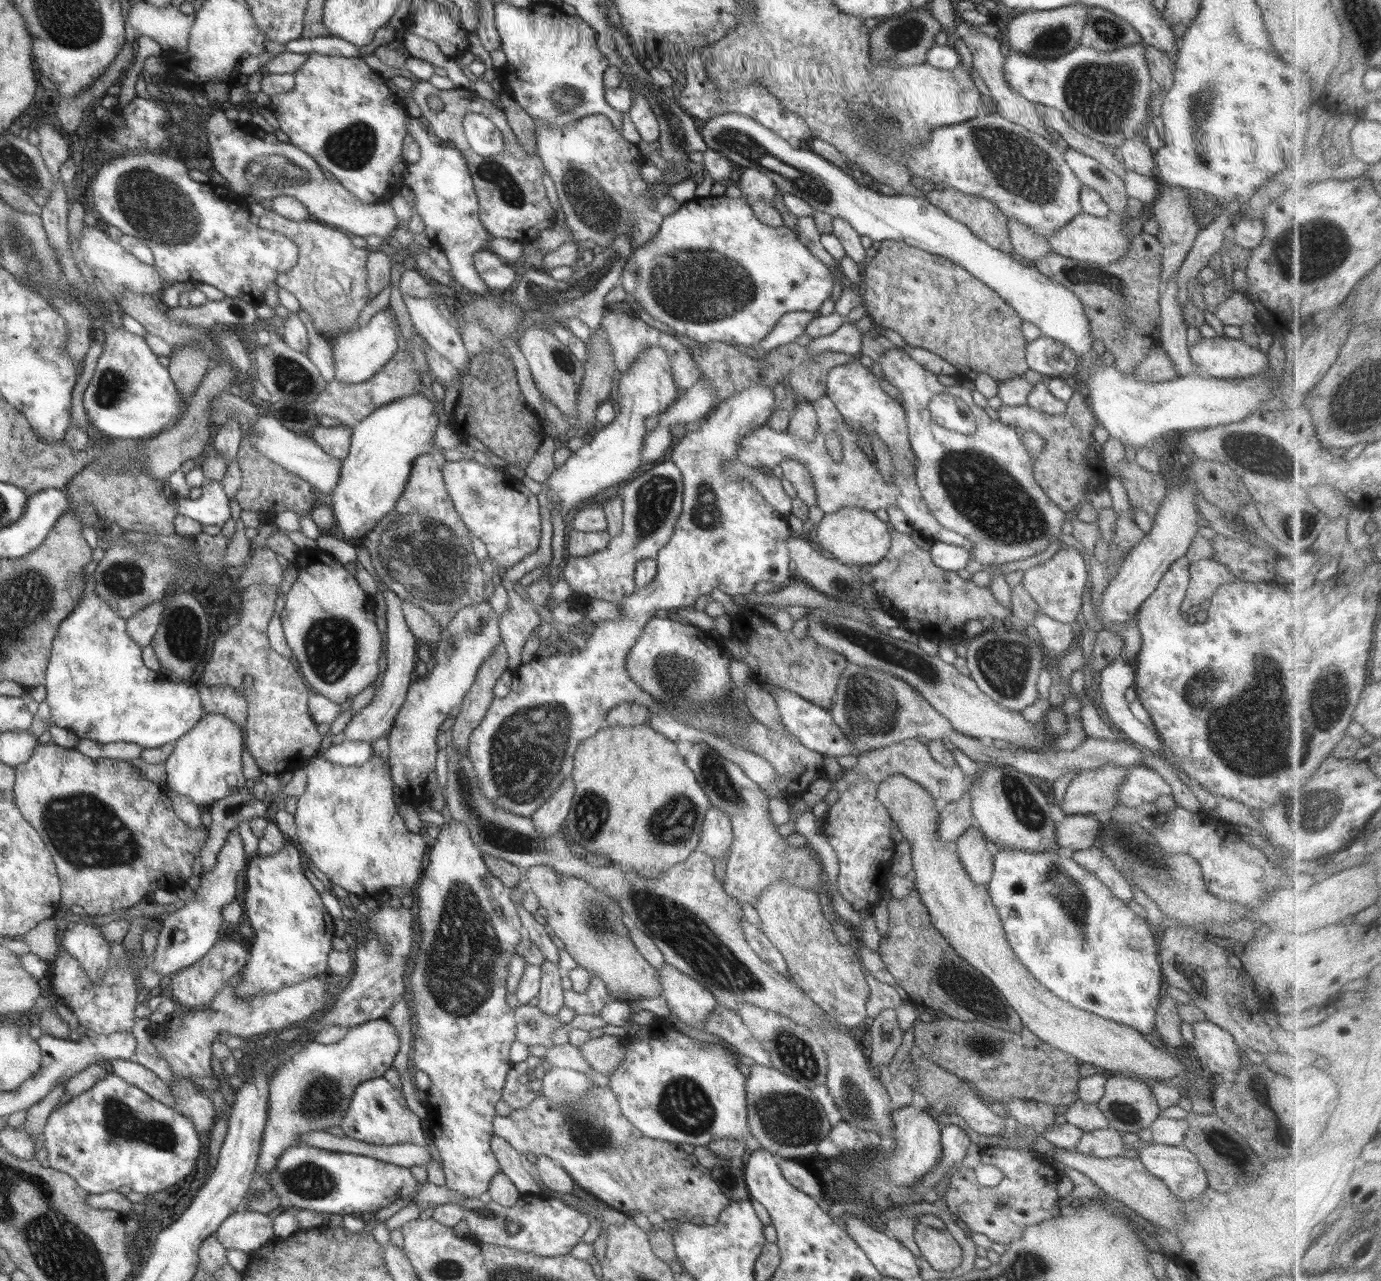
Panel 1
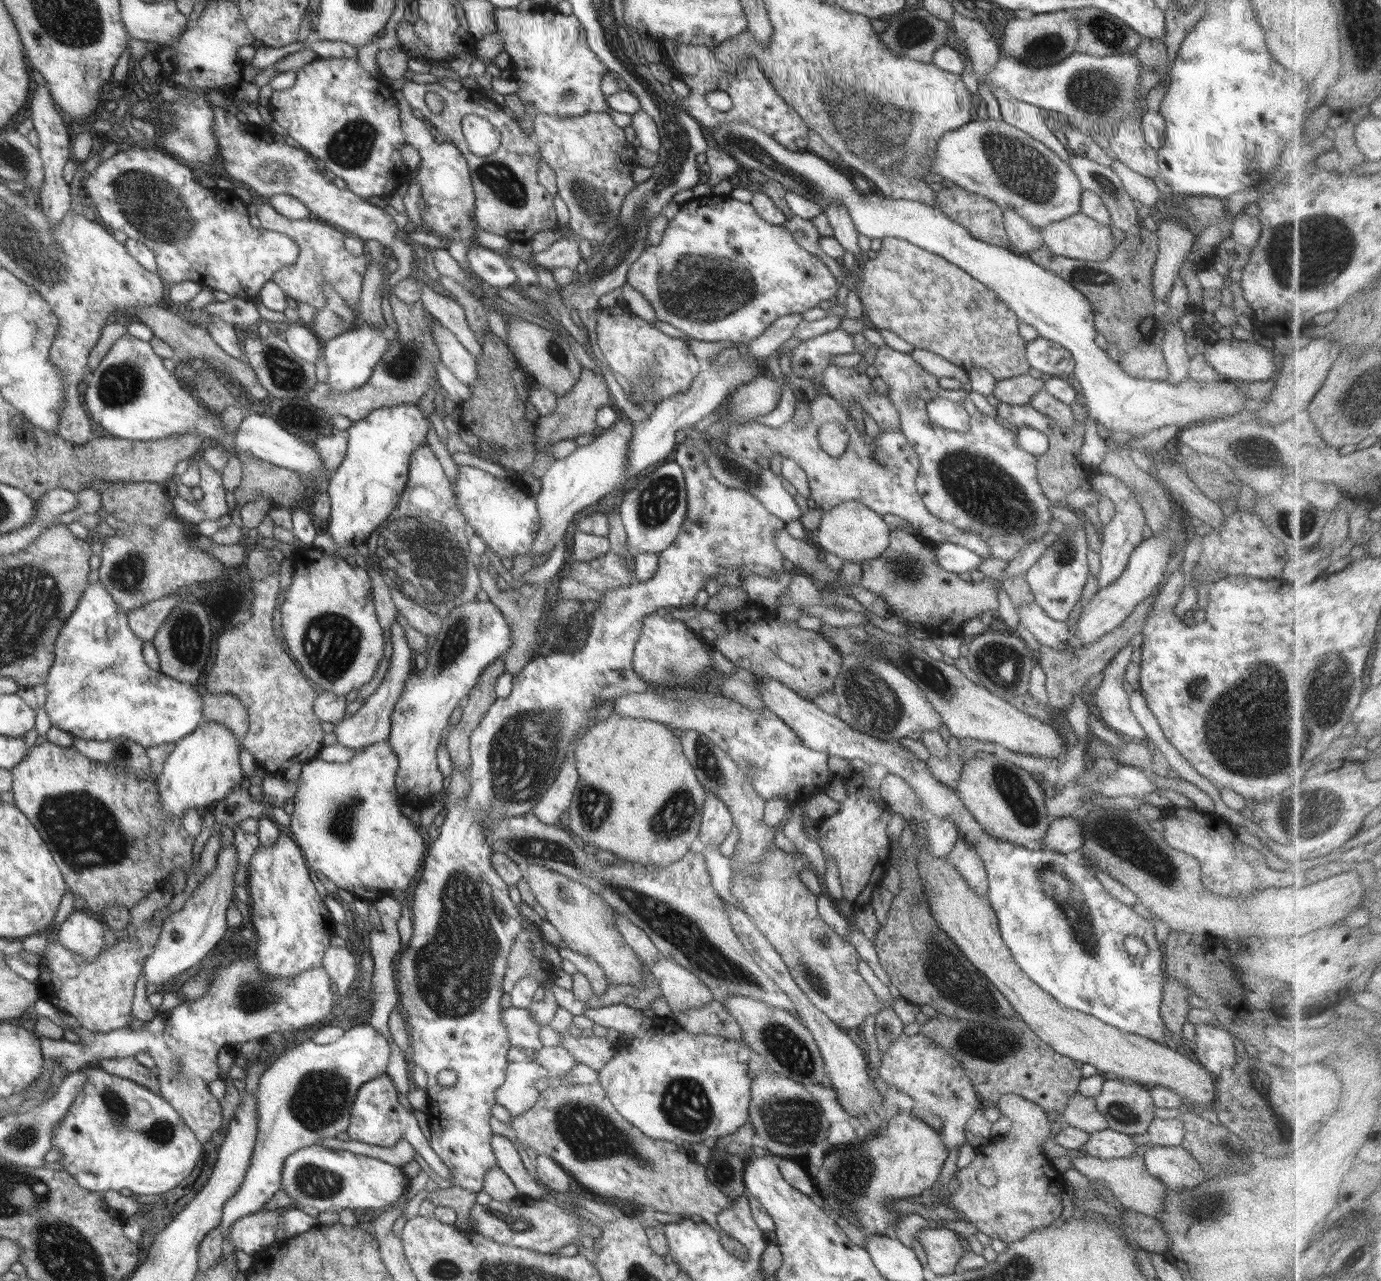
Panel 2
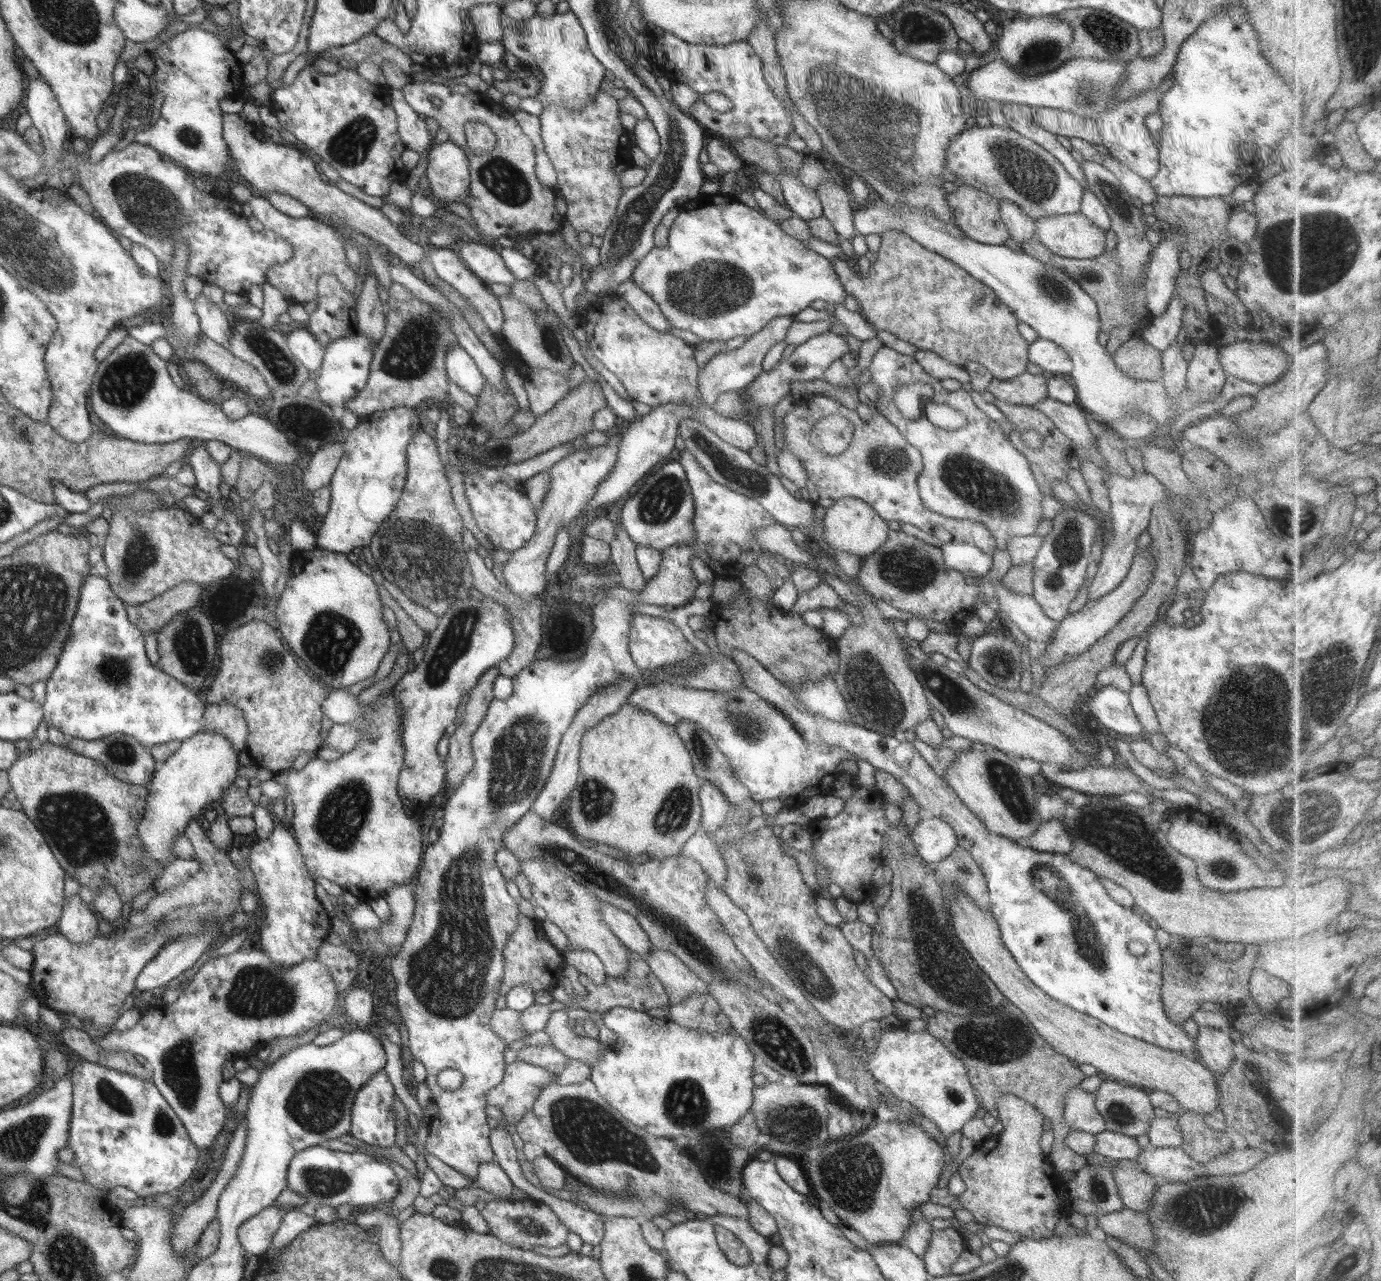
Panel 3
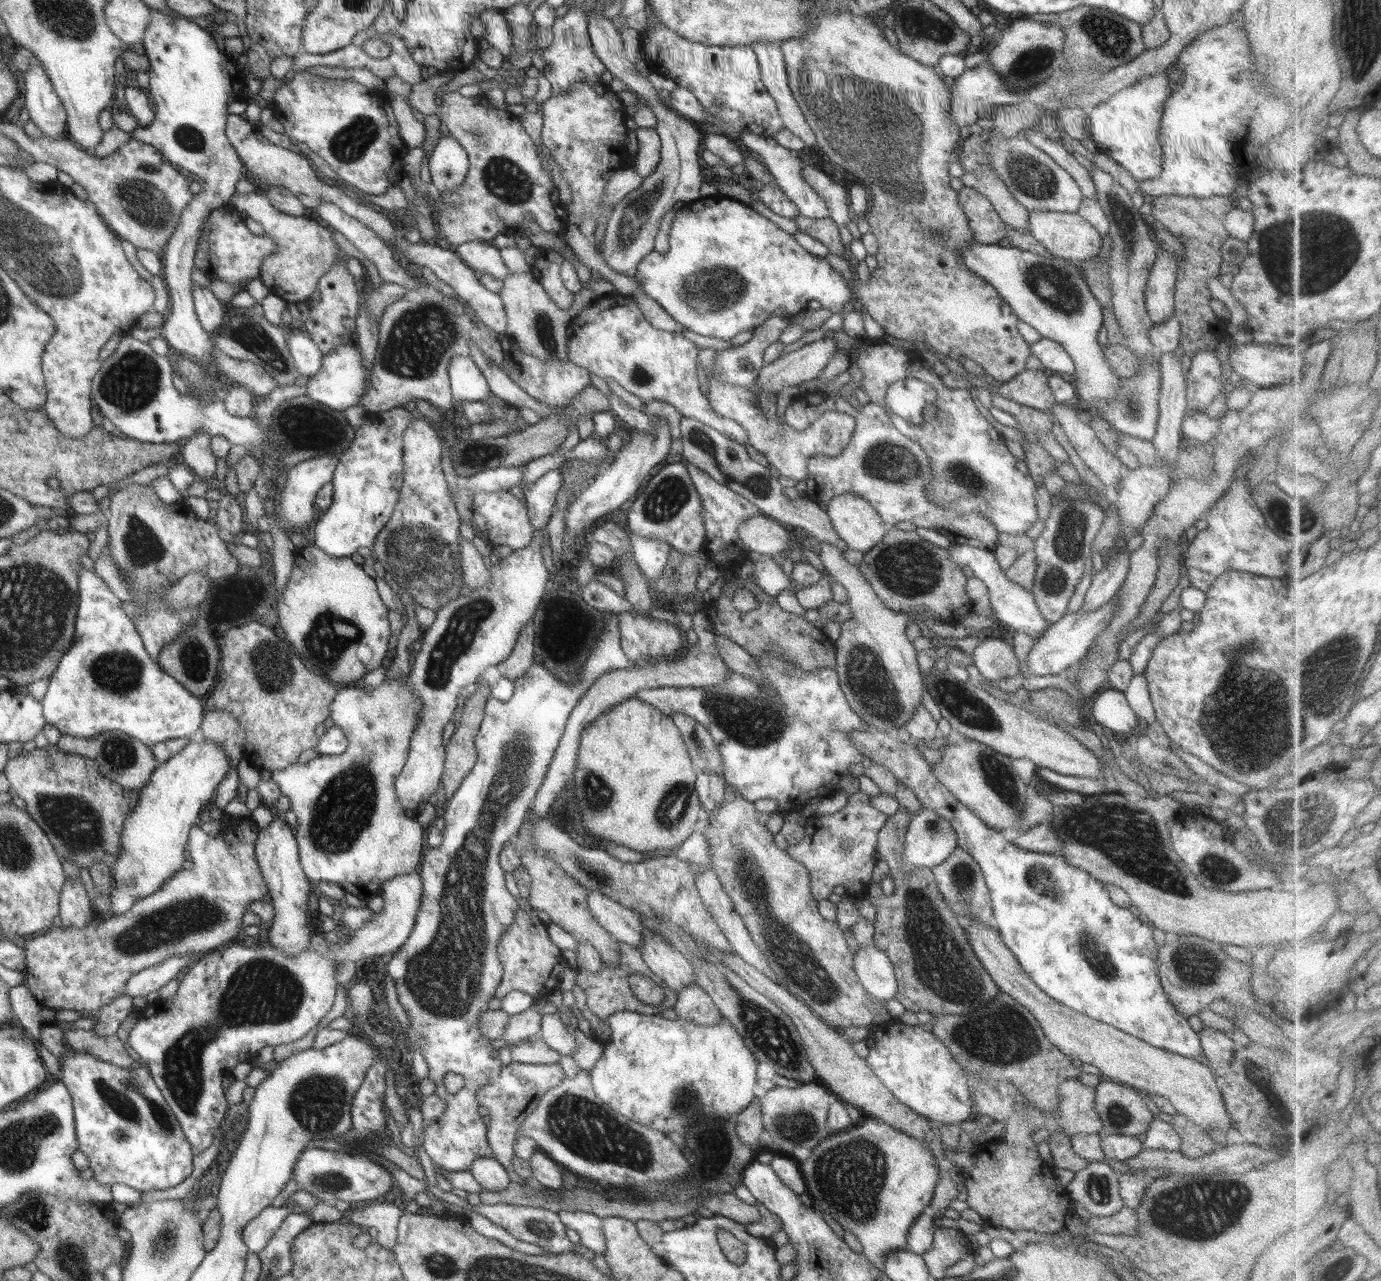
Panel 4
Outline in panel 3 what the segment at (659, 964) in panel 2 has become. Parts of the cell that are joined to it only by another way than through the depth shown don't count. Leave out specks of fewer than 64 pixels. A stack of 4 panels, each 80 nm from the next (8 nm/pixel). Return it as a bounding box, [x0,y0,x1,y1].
[644,949,709,1005]

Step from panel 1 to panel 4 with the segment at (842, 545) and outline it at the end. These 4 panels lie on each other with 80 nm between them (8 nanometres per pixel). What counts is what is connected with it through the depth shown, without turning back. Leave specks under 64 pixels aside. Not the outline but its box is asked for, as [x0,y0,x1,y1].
[826,494,888,552]

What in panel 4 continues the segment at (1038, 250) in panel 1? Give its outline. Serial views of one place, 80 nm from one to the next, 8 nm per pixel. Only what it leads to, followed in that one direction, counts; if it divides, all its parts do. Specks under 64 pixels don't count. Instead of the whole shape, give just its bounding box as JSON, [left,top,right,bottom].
[960,166,1029,233]

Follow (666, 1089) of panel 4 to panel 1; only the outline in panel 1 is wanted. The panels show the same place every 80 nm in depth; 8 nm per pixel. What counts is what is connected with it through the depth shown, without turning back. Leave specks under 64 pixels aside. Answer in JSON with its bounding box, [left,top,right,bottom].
[599,1000,761,1150]

